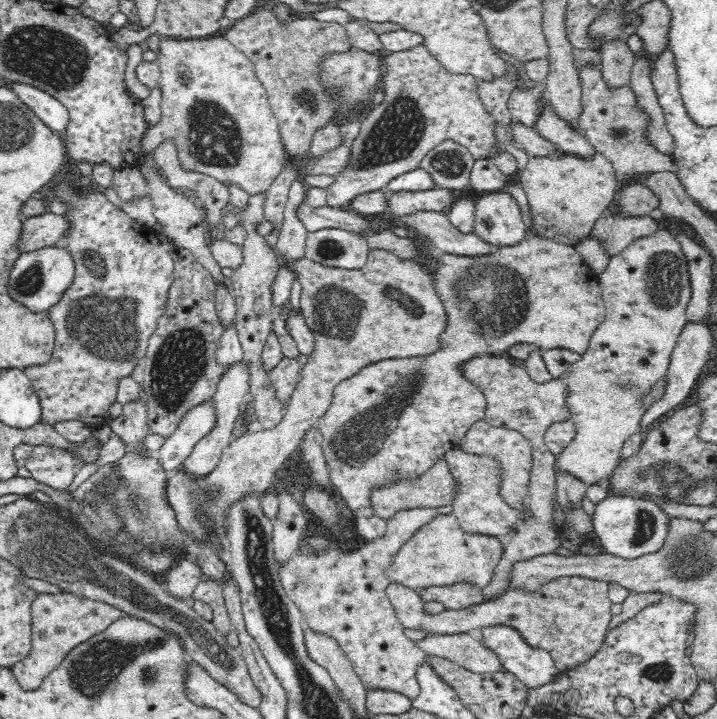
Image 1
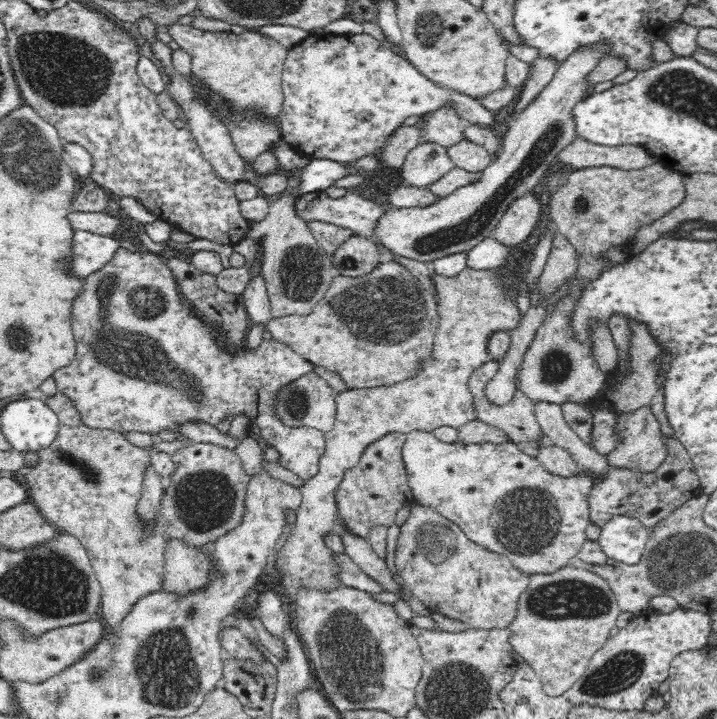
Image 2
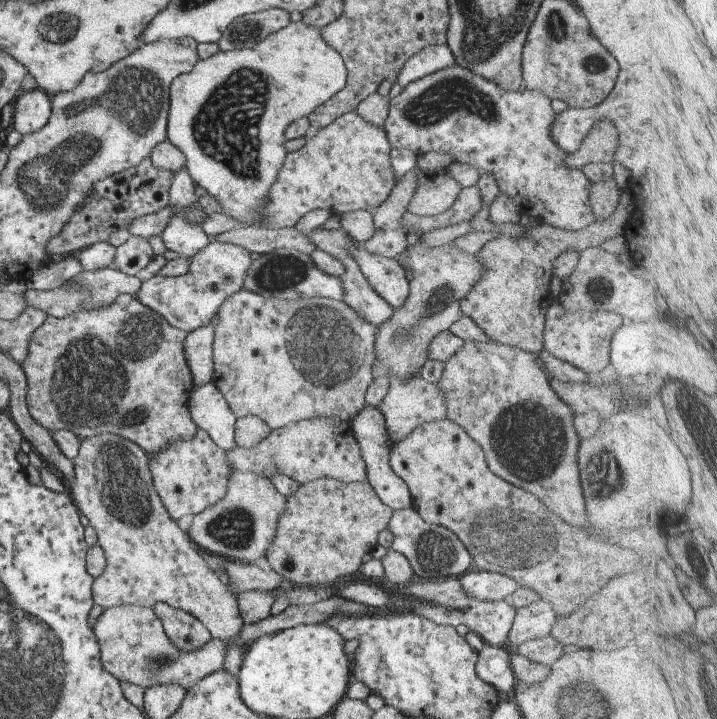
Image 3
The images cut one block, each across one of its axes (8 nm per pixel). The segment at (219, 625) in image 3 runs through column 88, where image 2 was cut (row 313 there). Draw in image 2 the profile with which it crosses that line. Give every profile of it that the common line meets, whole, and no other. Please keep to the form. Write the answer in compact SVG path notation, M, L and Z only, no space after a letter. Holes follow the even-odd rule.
M467 266L462 270L462 272L458 272L458 275L452 277L446 277L446 275L438 275L437 272L433 271L431 275L431 280L433 281L433 286L435 287L435 293L437 296L437 313L440 317L440 322L438 322L438 326L436 328L436 334L433 341L433 348L431 356L424 361L420 361L418 364L418 372L414 374L414 376L410 376L410 379L403 380L402 382L396 382L396 384L390 384L388 386L379 386L369 389L346 389L342 392L335 392L335 424L334 428L330 432L327 432L324 435L324 454L320 456L320 460L318 460L318 472L304 481L302 486L298 486L298 490L302 493L302 500L300 500L300 504L298 504L298 508L296 508L297 519L296 524L290 528L290 531L286 533L286 539L284 542L281 542L280 547L278 549L278 554L275 559L273 559L270 568L269 577L273 577L276 581L282 583L284 586L284 592L286 592L286 596L293 600L291 602L292 606L294 606L293 602L295 600L295 594L298 592L298 586L304 586L308 588L317 588L318 590L332 590L332 588L338 588L338 586L342 586L342 582L338 579L338 565L334 563L333 560L333 552L326 546L324 543L324 539L322 536L324 534L330 534L330 532L335 531L334 520L336 520L336 514L338 513L337 504L336 504L336 491L338 490L342 479L344 478L345 472L354 468L360 462L360 457L364 454L367 446L370 444L379 441L383 436L386 436L390 433L402 433L408 434L412 431L426 431L433 432L434 429L440 427L452 427L455 429L459 429L463 427L464 424L468 422L477 420L476 407L473 401L472 393L470 392L468 383L471 377L471 374L477 369L480 368L483 364L486 364L488 361L494 360L492 356L488 353L488 344L489 338L491 334L500 331L510 332L511 330L517 329L522 324L522 320L524 320L524 316L521 316L521 311L519 310L519 305L515 301L517 299L517 294L511 286L511 274L508 269L505 267L497 267L497 268L484 268L484 270L476 270L475 268L470 268Z

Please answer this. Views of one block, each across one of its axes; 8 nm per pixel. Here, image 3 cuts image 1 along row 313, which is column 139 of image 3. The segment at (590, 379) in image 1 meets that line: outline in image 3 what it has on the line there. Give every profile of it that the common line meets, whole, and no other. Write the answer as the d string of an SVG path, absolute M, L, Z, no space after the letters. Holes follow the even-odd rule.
M121 604L103 609L92 624L93 635L100 646L101 667L121 684L128 683L144 690L159 684L182 687L185 692L205 676L219 671L224 664L228 644L211 639L191 651L177 649L164 634L152 608Z

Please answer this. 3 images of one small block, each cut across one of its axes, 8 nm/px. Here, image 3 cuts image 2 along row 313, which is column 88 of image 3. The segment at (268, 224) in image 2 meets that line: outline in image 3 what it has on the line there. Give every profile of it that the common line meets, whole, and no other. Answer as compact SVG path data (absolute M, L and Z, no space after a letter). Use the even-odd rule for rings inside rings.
M109 266L97 271L82 270L57 289L44 288L33 291L26 288L24 300L28 306L41 310L46 316L59 319L80 312L81 309L99 309L101 305L113 305L120 295L132 297L139 291L140 284L136 276L122 274L113 266Z

